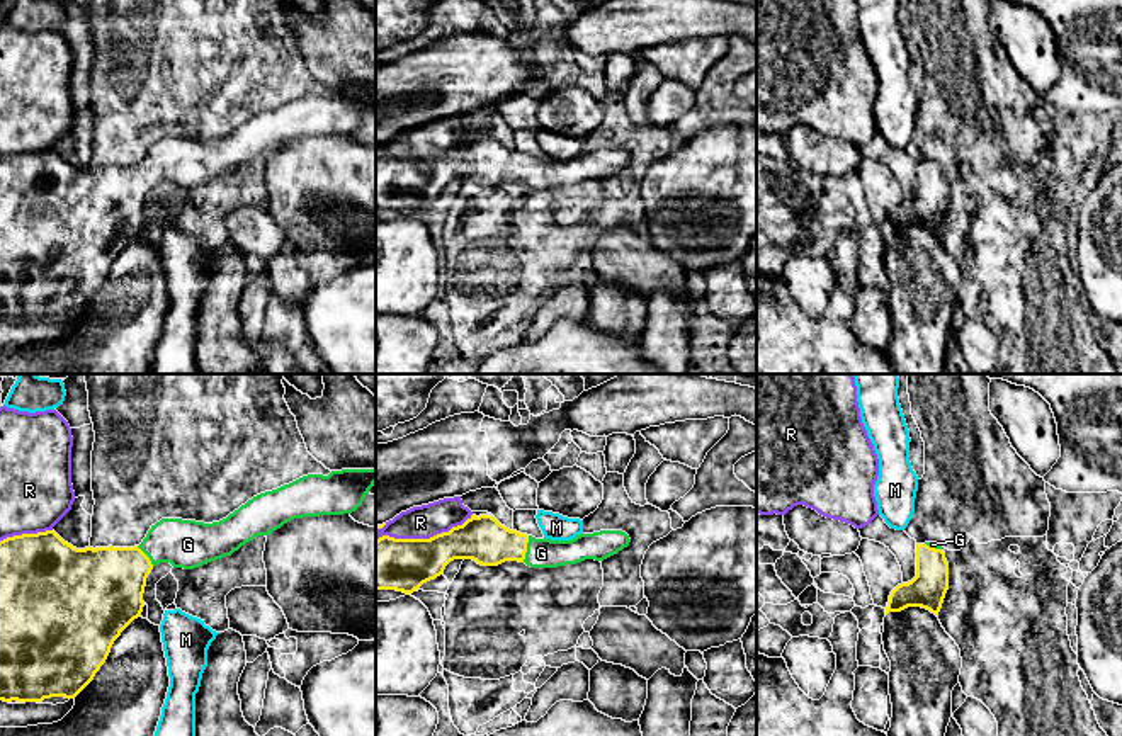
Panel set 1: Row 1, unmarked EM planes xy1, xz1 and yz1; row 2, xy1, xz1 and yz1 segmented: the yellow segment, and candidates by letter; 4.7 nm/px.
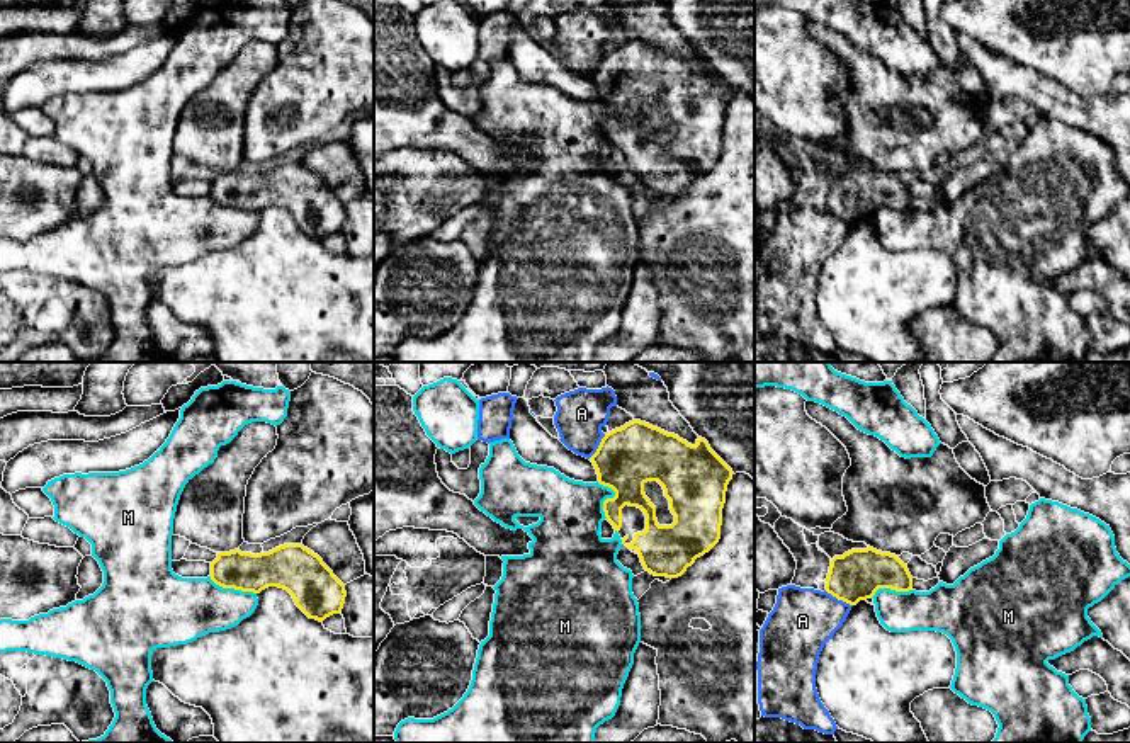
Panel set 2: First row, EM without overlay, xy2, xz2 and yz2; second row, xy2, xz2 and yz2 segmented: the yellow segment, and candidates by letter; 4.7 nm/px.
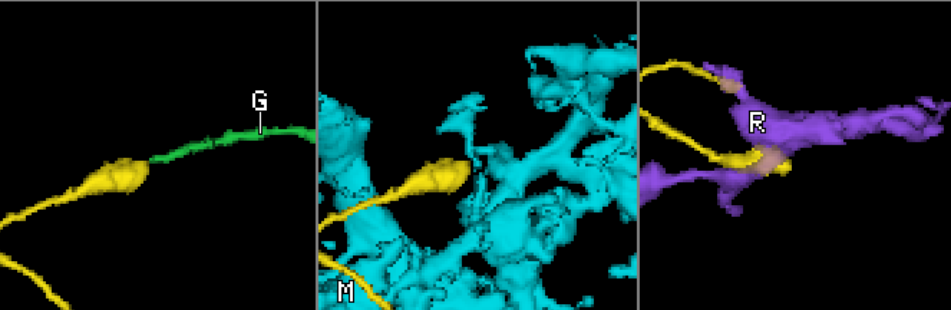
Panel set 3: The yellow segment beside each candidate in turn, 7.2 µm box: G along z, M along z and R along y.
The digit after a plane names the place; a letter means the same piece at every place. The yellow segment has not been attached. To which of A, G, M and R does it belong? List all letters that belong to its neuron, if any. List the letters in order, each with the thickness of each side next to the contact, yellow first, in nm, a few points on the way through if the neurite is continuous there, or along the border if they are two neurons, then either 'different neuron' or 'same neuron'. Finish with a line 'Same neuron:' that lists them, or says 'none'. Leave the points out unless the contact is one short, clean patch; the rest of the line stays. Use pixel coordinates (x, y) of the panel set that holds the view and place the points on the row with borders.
A: 240/300 nm | different neuron
G: 220/140 nm | across xz1 (483, 539), (526, 549), (541, 553) | same neuron
M: 280/300 nm | different neuron
R: 260/160 nm | different neuron
Same neuron: G

